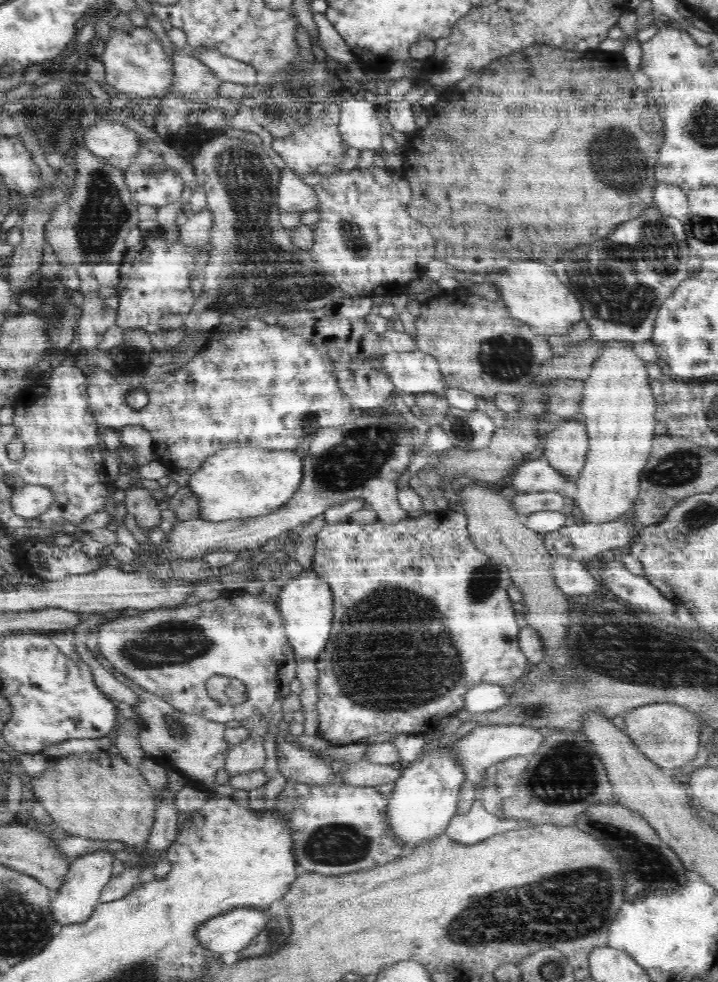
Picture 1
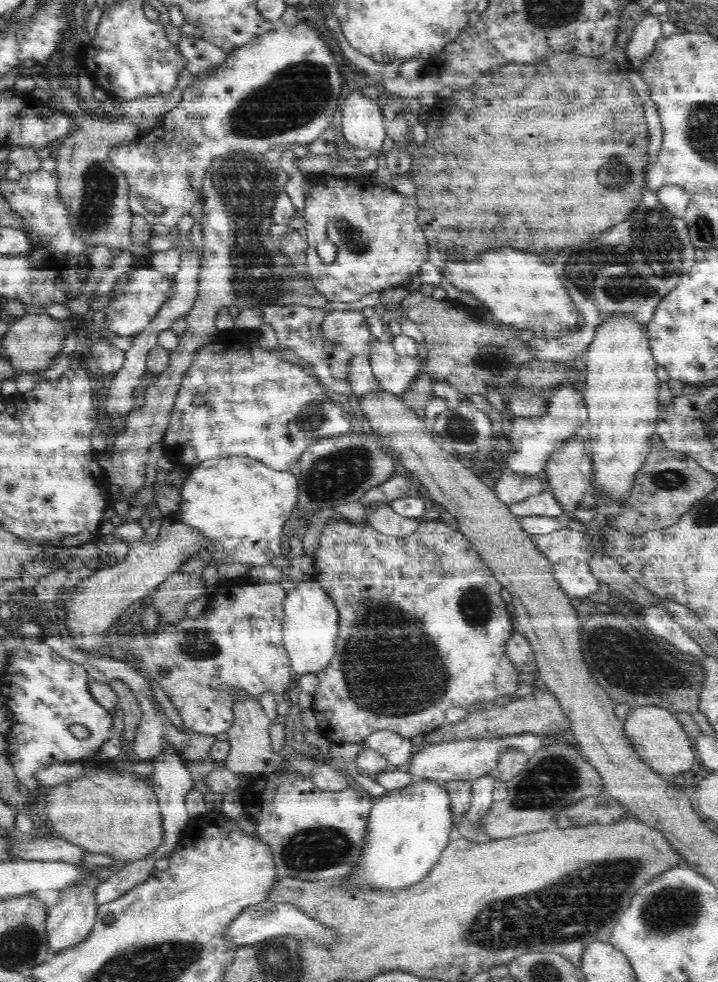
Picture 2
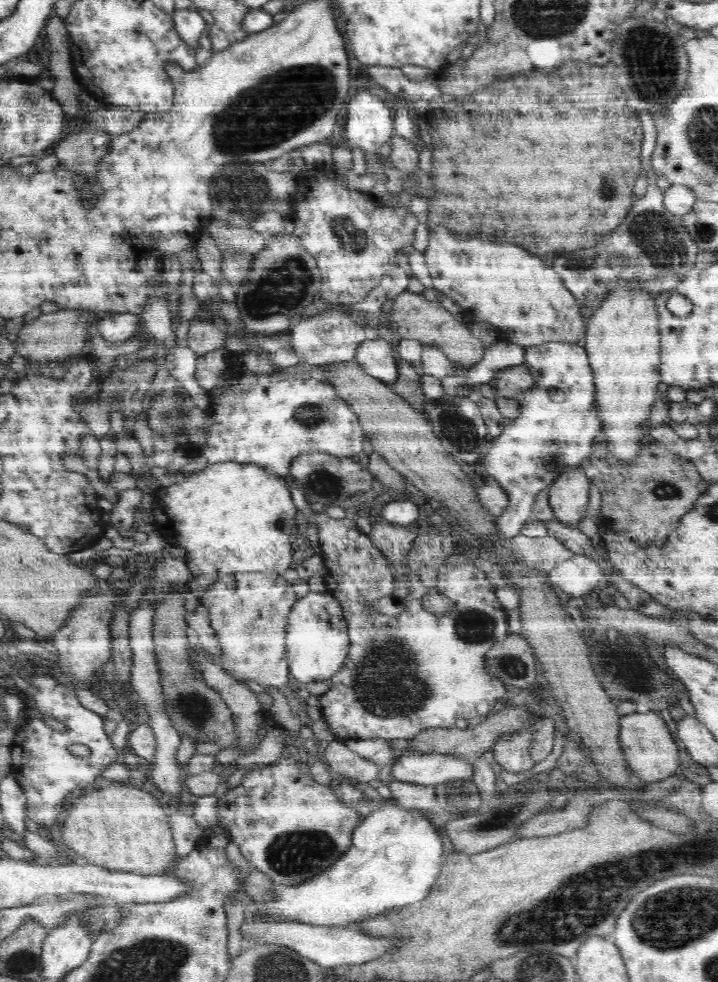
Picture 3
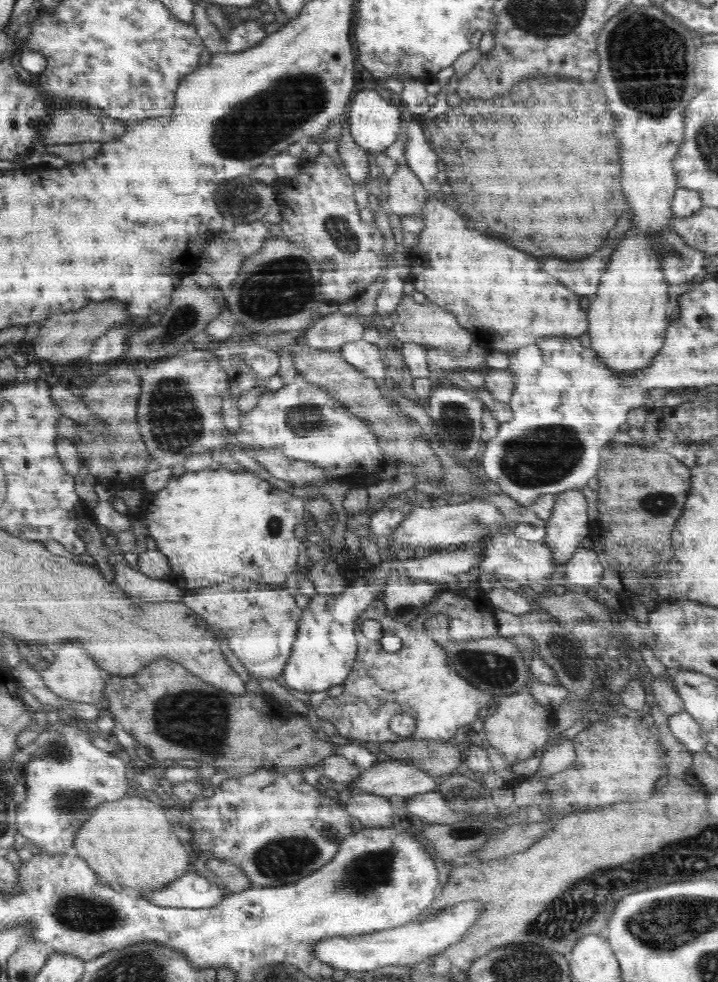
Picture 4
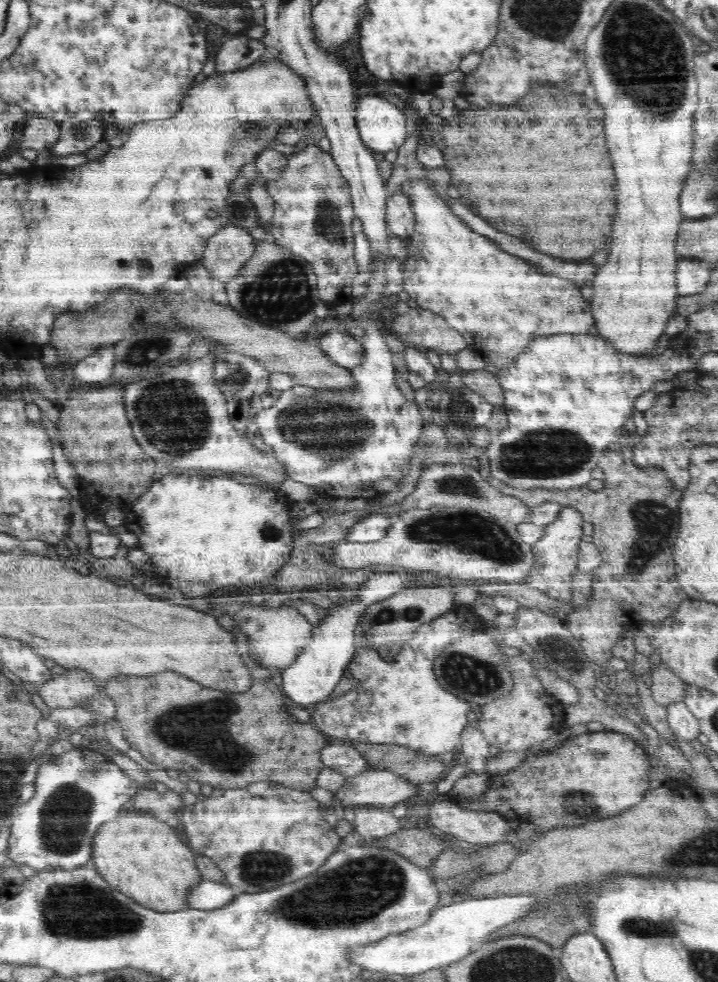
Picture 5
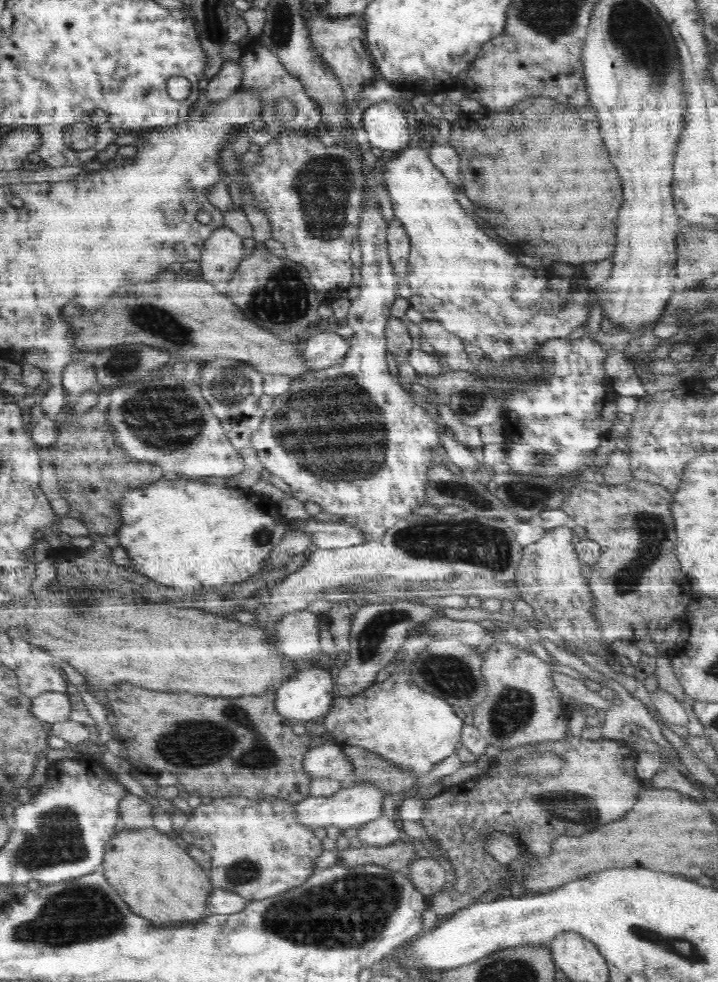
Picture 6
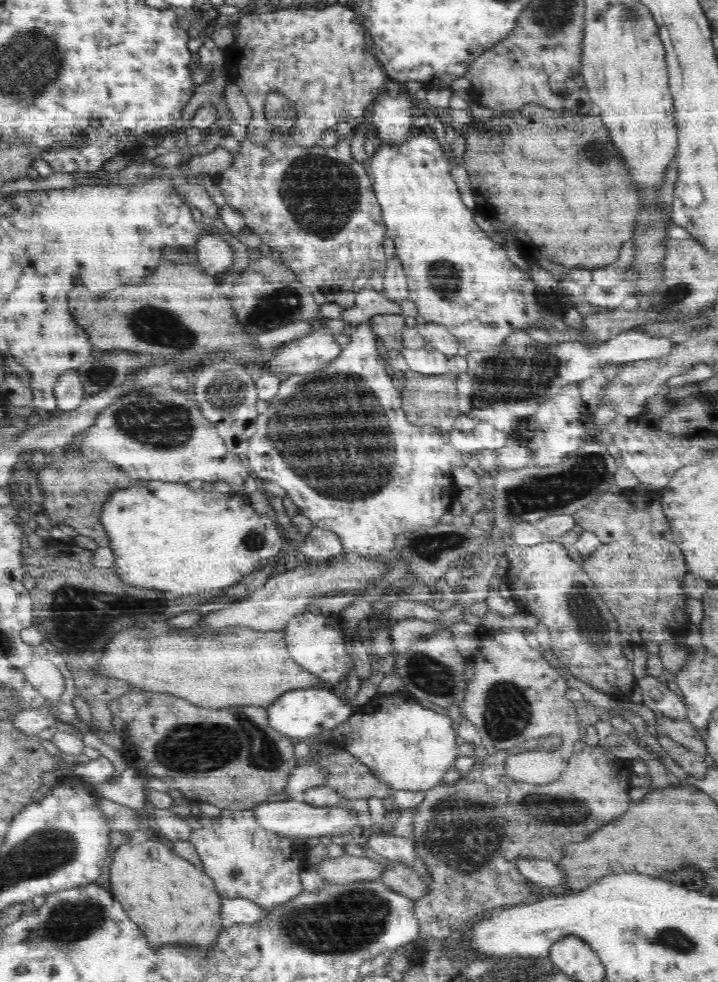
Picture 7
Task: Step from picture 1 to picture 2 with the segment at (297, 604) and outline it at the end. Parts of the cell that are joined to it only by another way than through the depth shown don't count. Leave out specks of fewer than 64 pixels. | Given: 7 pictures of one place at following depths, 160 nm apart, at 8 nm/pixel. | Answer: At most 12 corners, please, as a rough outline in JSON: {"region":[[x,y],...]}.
{"region":[[314,578],[284,598],[291,670],[324,670],[339,614]]}

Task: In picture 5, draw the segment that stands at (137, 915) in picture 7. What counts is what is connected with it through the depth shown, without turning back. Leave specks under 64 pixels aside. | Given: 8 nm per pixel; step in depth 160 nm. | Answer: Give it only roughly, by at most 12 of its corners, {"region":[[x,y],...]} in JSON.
{"region":[[132,808],[98,828],[91,862],[156,912],[190,908],[195,853]]}

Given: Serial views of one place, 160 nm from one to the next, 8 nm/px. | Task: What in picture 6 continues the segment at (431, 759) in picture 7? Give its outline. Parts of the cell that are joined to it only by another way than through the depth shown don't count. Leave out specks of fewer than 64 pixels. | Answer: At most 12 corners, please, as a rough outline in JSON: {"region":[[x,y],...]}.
{"region":[[410,634],[396,668],[334,700],[327,741],[428,775],[462,718],[411,679],[434,634]]}

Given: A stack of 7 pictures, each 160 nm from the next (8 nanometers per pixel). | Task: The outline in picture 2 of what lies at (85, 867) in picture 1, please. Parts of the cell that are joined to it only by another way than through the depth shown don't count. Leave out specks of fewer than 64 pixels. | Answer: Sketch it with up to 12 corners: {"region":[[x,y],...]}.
{"region":[[100,875],[60,890],[48,908],[52,954],[84,942],[97,919]]}

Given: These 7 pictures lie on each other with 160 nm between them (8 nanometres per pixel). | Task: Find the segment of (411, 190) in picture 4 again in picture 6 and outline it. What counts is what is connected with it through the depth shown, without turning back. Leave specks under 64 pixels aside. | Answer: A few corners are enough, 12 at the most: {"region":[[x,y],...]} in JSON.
{"region":[[404,224],[387,226],[388,257],[397,278],[406,278],[411,250]]}

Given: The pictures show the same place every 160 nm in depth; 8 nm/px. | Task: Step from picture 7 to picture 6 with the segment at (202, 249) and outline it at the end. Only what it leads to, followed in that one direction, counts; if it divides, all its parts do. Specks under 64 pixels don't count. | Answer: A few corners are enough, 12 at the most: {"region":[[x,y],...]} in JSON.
{"region":[[228,228],[206,240],[204,281],[228,281],[244,260],[244,239]]}

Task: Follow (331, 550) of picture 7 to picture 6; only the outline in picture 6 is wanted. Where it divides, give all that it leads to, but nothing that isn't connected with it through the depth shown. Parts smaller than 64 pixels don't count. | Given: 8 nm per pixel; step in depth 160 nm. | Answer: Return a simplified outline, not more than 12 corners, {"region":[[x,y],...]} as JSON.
{"region":[[308,520],[288,530],[305,532],[322,550],[358,546],[365,532],[343,522]]}

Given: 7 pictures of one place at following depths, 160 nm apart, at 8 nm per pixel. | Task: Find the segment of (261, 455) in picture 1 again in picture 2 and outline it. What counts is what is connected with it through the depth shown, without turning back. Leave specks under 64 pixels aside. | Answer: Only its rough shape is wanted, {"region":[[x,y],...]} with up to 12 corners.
{"region":[[249,456],[206,460],[180,520],[210,564],[282,557],[299,483]]}

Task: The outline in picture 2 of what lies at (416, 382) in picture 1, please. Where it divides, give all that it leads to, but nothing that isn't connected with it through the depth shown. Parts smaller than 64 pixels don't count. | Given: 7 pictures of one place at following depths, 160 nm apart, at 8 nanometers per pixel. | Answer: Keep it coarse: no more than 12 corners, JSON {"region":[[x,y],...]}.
{"region":[[377,338],[367,351],[379,387],[406,392],[425,358]]}

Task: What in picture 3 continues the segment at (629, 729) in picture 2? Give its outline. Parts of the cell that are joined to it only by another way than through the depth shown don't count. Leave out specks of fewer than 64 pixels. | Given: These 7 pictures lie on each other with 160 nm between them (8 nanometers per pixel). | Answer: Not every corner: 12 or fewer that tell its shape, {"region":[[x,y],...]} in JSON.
{"region":[[621,717],[628,769],[649,785],[674,775],[680,750],[668,717]]}

